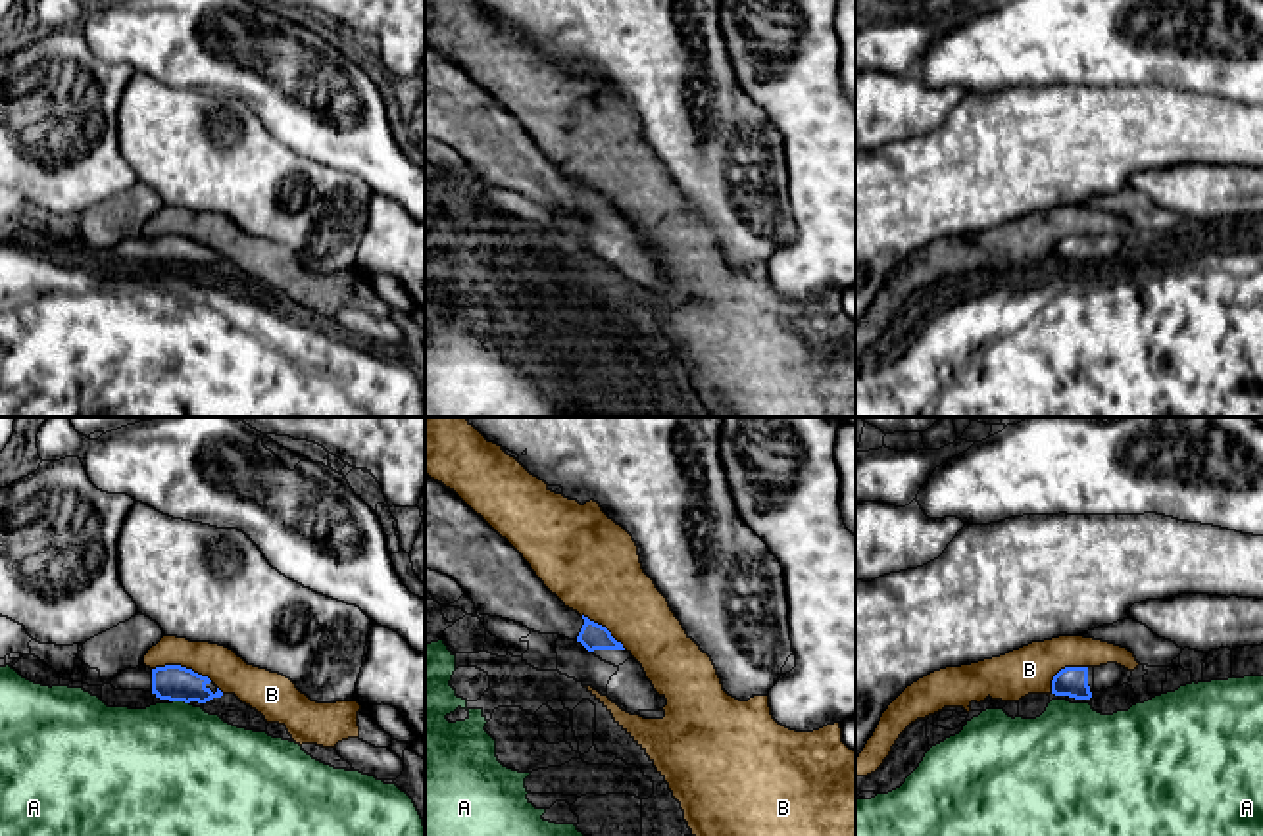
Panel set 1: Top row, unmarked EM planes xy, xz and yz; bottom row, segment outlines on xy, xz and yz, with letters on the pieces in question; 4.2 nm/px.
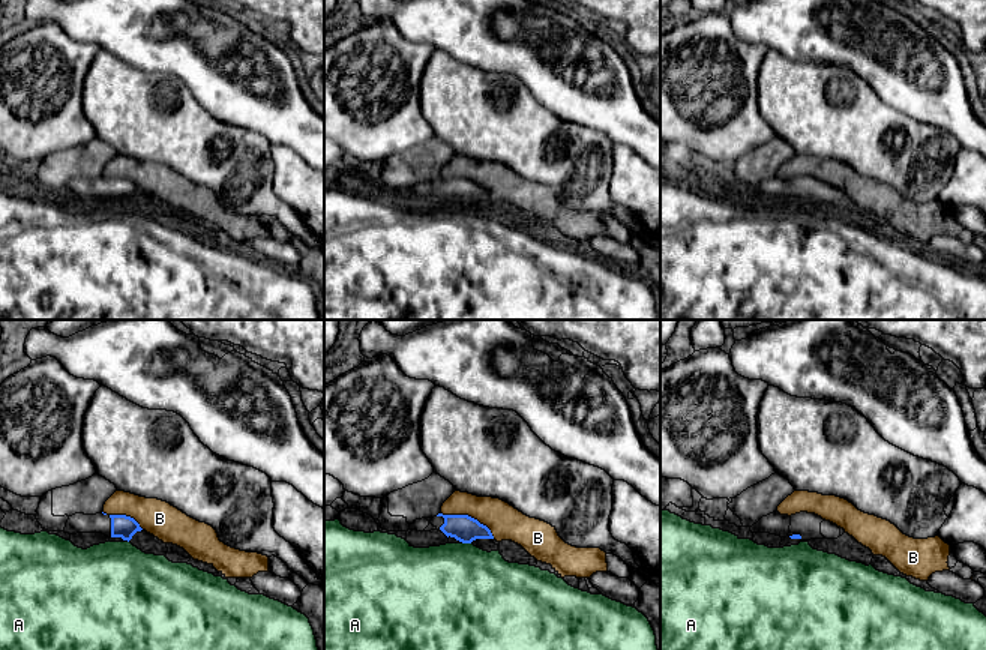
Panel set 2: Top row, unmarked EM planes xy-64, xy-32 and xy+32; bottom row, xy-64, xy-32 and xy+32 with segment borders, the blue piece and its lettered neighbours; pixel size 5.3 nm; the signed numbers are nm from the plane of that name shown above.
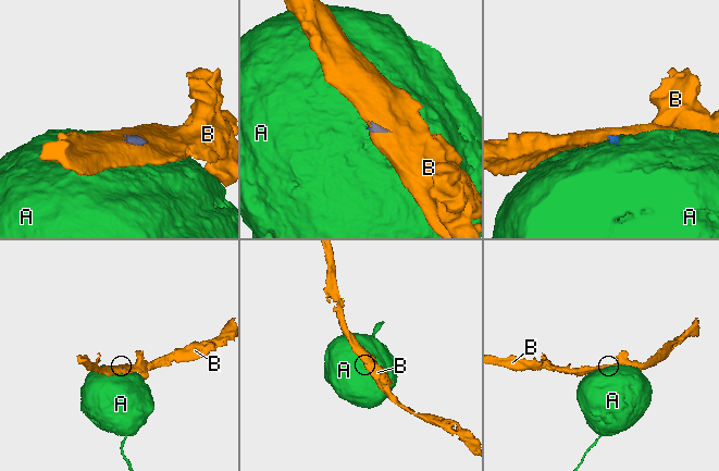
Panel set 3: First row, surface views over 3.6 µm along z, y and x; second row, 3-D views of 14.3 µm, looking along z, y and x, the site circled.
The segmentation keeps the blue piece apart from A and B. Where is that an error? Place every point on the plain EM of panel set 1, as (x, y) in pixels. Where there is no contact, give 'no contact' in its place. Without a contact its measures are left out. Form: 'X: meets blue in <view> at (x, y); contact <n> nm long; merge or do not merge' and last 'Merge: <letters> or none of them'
A: meets blue in xy at (181, 270); contact 70 nm long; do not merge
B: meets blue in xy at (183, 237); contact 260 nm long; do not merge
Merge: none of them

